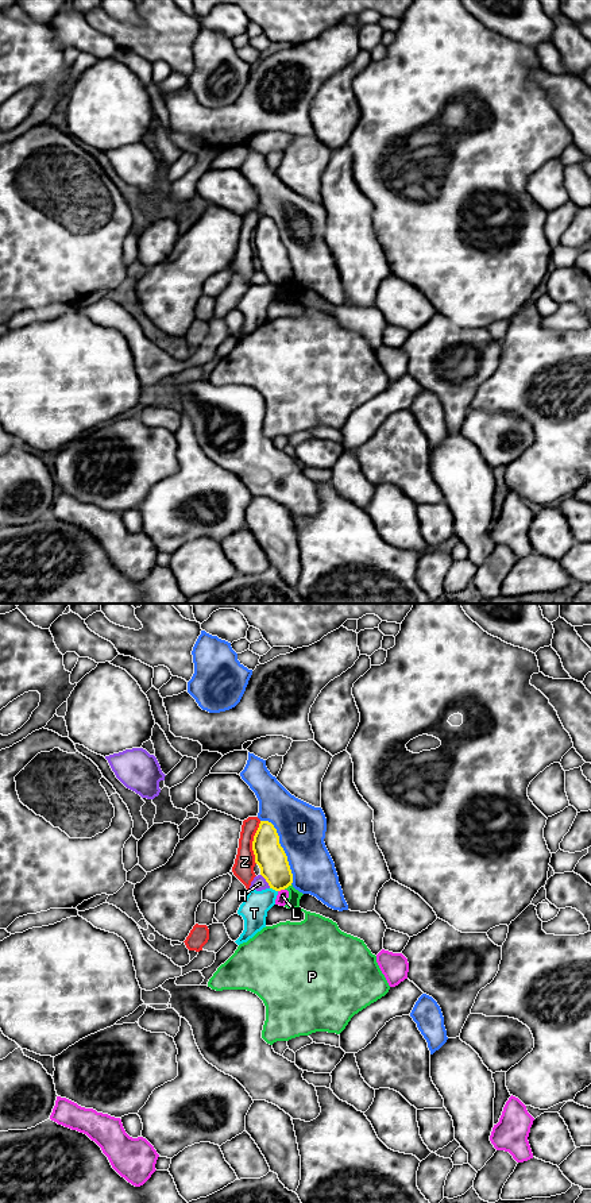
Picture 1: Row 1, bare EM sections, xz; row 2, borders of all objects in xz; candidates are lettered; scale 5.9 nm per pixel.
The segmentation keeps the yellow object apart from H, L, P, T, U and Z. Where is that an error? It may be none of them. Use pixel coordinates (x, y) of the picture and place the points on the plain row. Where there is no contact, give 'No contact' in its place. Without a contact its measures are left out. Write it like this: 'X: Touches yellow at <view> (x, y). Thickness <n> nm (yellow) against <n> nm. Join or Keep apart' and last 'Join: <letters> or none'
H: Touches yellow at xz (266, 276). Thickness 180 nm (yellow) against 90 nm. Keep apart
L: Touches yellow at xz (281, 284). Thickness 180 nm (yellow) against 70 nm. Keep apart
P: Touches yellow at xz (288, 281). Thickness 180 nm (yellow) against 90 nm. Keep apart
T: Touches yellow at xz (274, 284). Thickness 180 nm (yellow) against 160 nm. Keep apart
U: Touches yellow at xz (282, 243). Thickness 180 nm (yellow) against 280 nm. Keep apart
Z: Touches yellow at xz (252, 238). Thickness 180 nm (yellow) against 130 nm. Keep apart
Join: none

